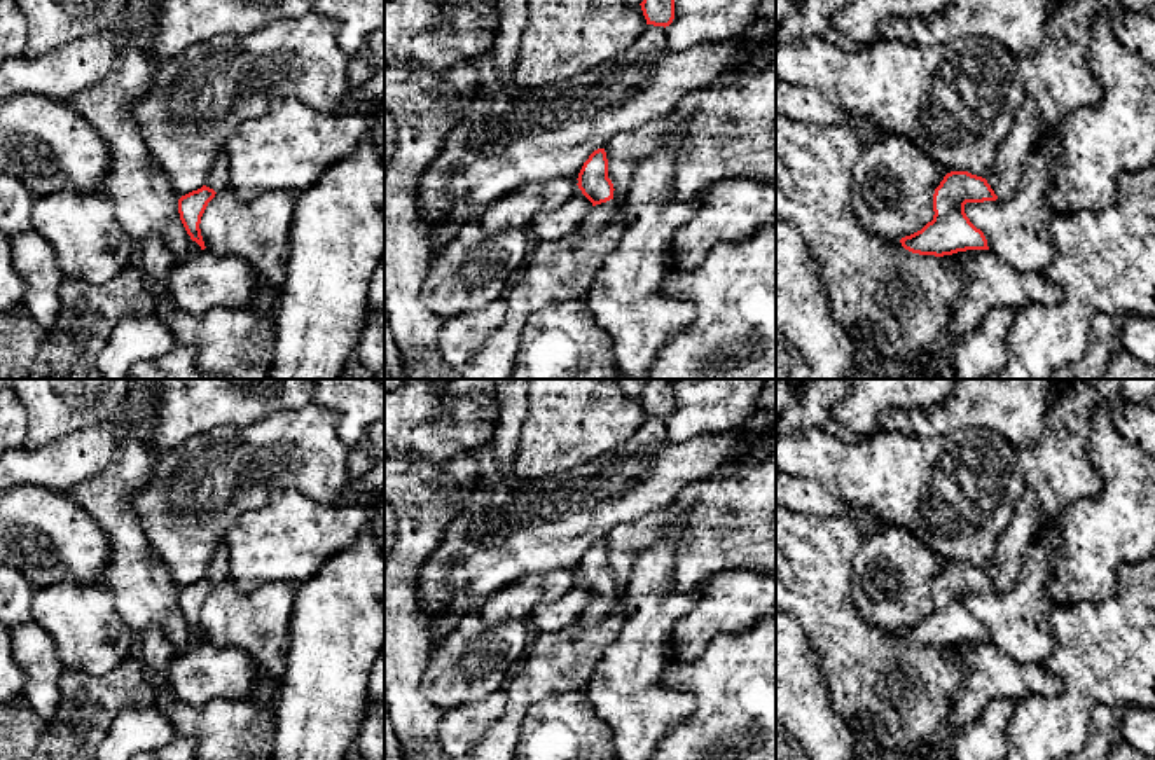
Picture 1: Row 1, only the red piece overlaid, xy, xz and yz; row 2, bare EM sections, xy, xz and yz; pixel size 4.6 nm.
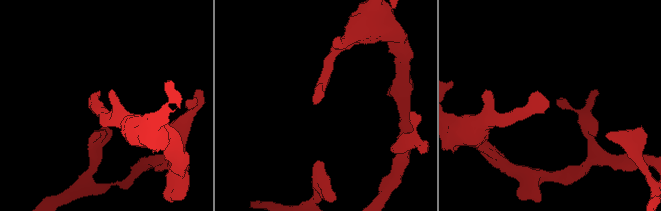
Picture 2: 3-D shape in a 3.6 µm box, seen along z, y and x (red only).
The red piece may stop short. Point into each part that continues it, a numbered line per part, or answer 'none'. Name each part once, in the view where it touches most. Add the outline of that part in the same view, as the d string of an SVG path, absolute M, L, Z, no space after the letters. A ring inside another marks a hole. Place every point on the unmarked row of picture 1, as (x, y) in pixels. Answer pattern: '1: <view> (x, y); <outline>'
1: xz (598, 608); M610 591L606 594L591 598L585 610L578 617L578 625L596 625L601 620L612 615L613 606L620 601L620 598Z

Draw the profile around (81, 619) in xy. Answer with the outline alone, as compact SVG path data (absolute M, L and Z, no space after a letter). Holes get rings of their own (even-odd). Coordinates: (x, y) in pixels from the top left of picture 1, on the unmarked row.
M101 584L35 587L31 617L49 632L65 669L107 674L138 645L115 611L112 589Z

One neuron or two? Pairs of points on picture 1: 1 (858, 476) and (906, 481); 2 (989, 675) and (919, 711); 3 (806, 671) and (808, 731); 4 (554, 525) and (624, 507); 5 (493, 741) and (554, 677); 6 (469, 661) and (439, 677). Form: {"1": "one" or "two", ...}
{"1": "one", "2": "two", "3": "one", "4": "one", "5": "one", "6": "one"}

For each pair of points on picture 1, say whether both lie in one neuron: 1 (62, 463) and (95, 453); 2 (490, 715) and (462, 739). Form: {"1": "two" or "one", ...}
{"1": "one", "2": "one"}

